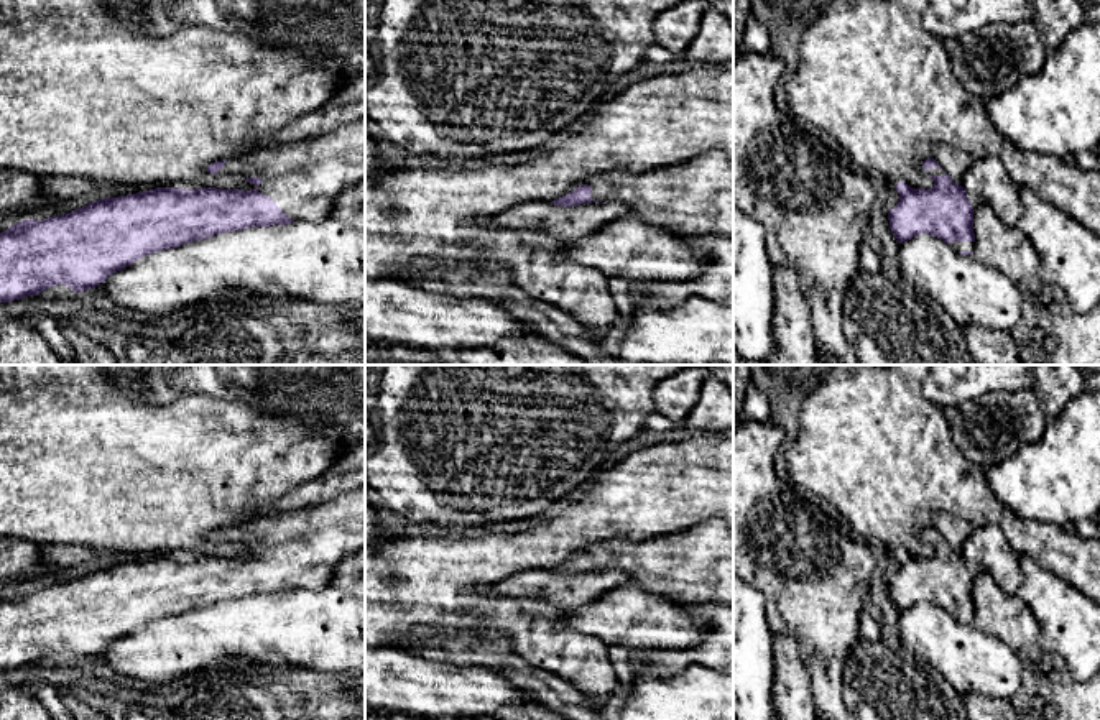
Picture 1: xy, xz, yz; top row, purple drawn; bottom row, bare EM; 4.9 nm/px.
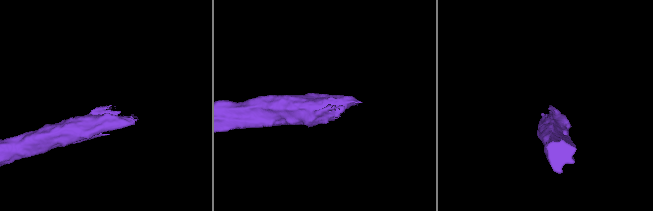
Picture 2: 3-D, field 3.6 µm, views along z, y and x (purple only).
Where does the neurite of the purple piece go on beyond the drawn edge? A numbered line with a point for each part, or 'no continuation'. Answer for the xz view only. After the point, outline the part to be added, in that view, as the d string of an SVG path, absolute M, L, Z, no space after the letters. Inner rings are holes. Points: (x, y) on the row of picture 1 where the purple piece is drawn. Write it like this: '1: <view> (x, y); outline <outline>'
1: xz (694, 199); outline M720 150L702 153L699 158L682 164L654 168L645 173L615 169L590 181L589 186L592 187L590 197L594 201L618 201L628 207L628 215L658 225L669 233L677 233L687 238L700 238L707 235L733 237L733 161Z

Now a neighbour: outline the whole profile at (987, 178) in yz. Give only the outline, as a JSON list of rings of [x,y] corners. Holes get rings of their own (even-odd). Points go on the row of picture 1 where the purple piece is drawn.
[[[998,156],[973,158],[960,186],[985,202],[1005,225],[1018,225],[1024,212],[1019,186],[1011,179]]]

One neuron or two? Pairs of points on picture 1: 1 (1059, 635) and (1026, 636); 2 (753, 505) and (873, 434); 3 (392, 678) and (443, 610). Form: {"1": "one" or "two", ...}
{"1": "two", "2": "two", "3": "two"}

